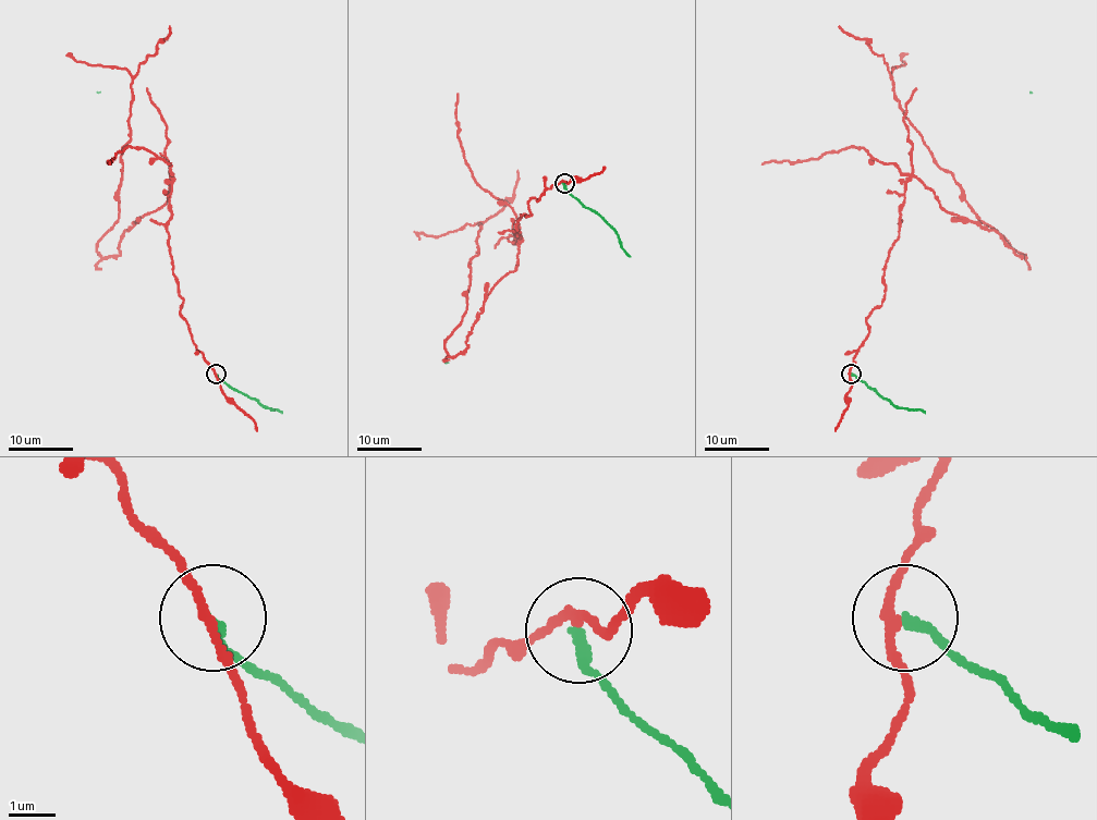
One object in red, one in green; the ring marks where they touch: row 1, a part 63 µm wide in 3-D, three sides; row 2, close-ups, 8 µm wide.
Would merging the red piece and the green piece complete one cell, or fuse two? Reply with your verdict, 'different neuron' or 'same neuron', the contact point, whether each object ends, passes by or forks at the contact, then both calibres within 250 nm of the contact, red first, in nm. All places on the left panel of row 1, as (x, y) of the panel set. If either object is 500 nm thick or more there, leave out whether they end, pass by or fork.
different neuron; at (216, 374); red passes by; green ends there; 180 nm thick on the red side, 220 nm on the other

